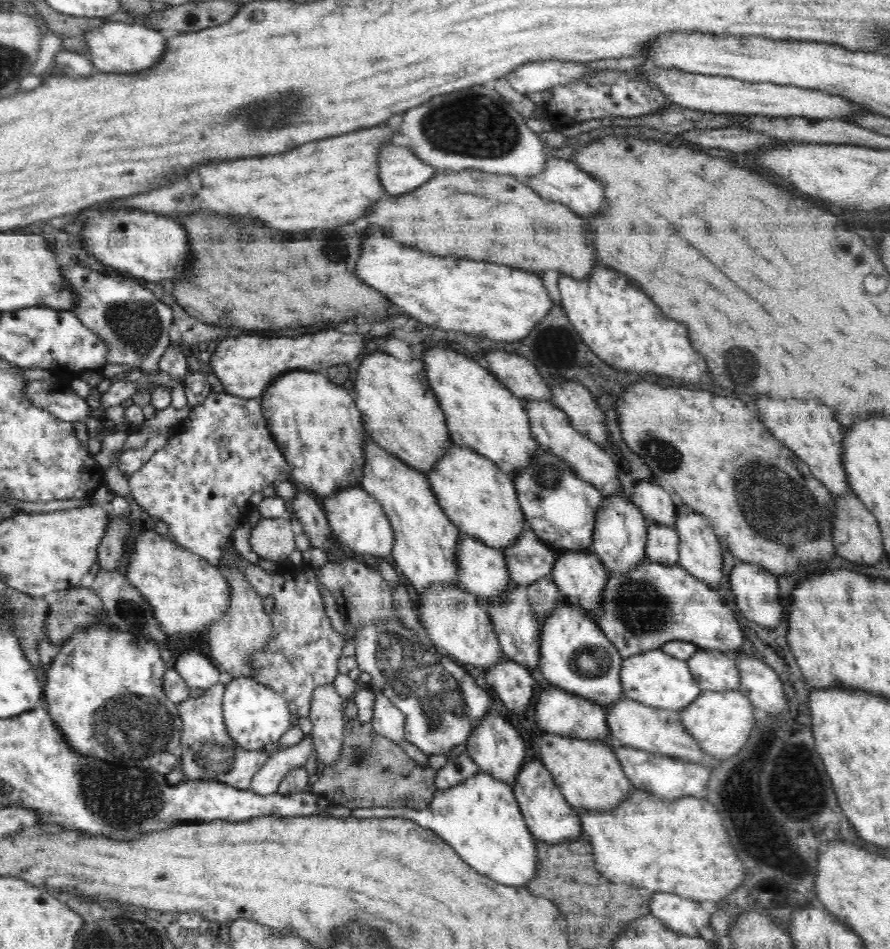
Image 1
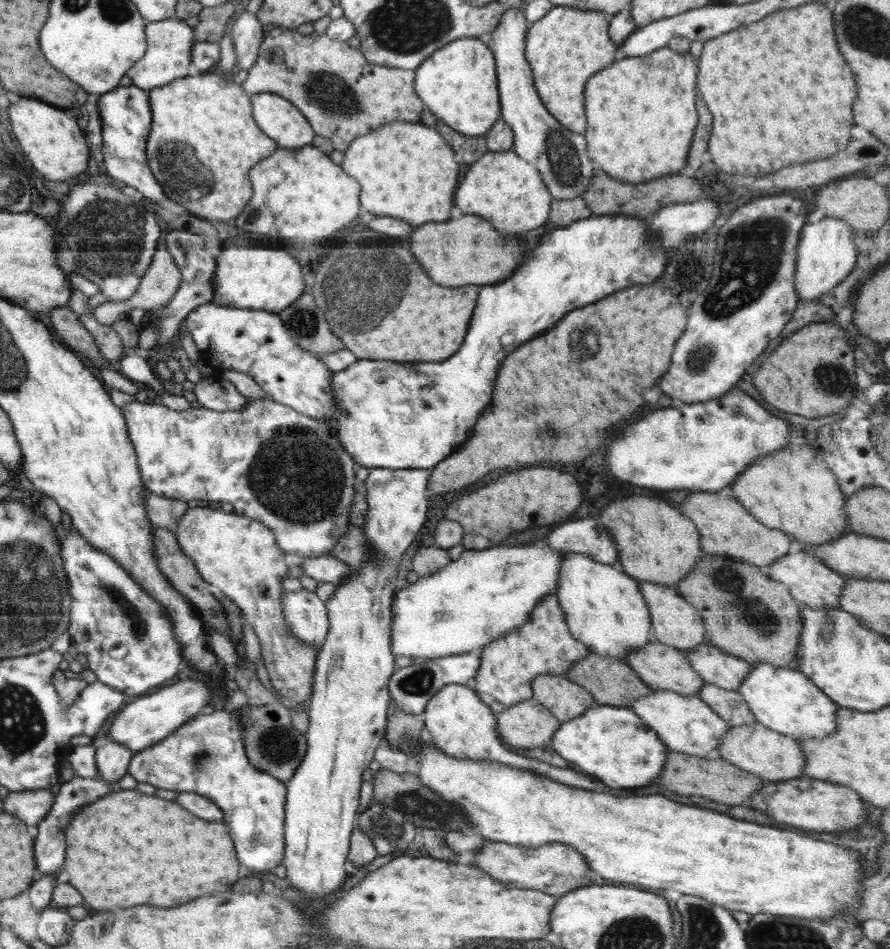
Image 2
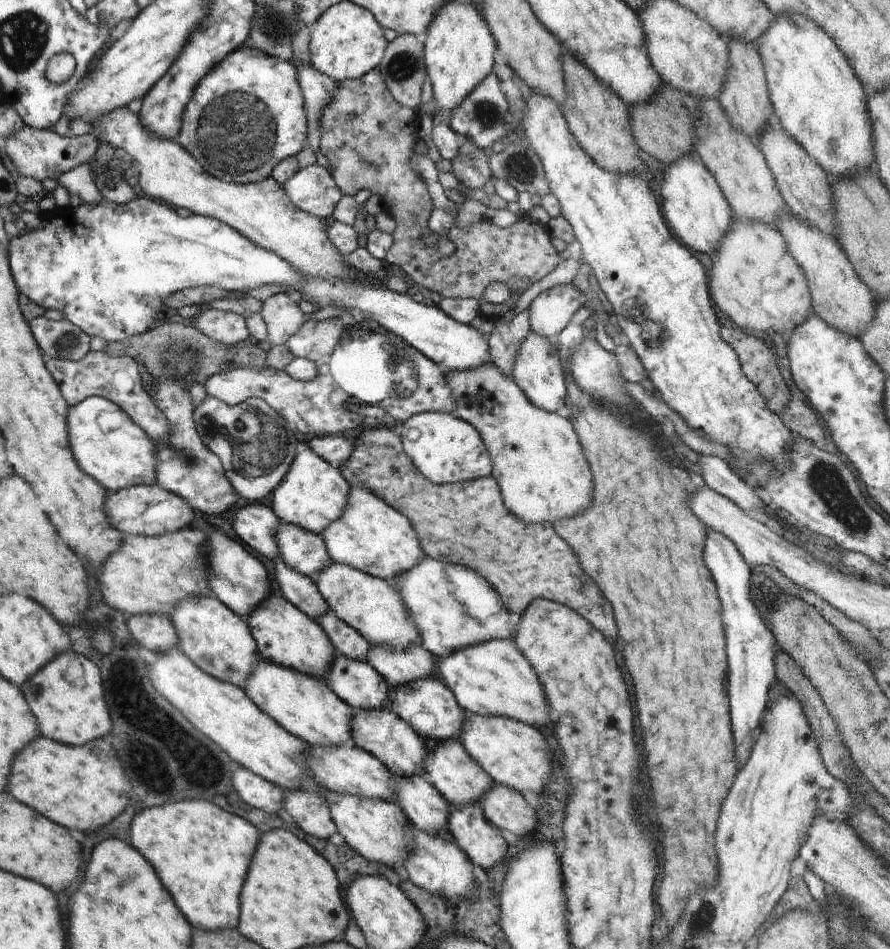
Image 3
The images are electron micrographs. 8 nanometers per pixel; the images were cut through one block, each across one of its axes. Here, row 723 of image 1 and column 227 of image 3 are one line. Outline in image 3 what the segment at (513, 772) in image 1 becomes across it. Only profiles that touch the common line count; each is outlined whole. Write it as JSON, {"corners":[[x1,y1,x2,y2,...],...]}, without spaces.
{"corners":[[172,380,154,385,152,400,170,422,170,436,160,444,156,443,156,483,160,488,186,500,194,511,206,514,227,512,237,501,236,492,226,478,220,459,204,446,198,436,189,390]]}

